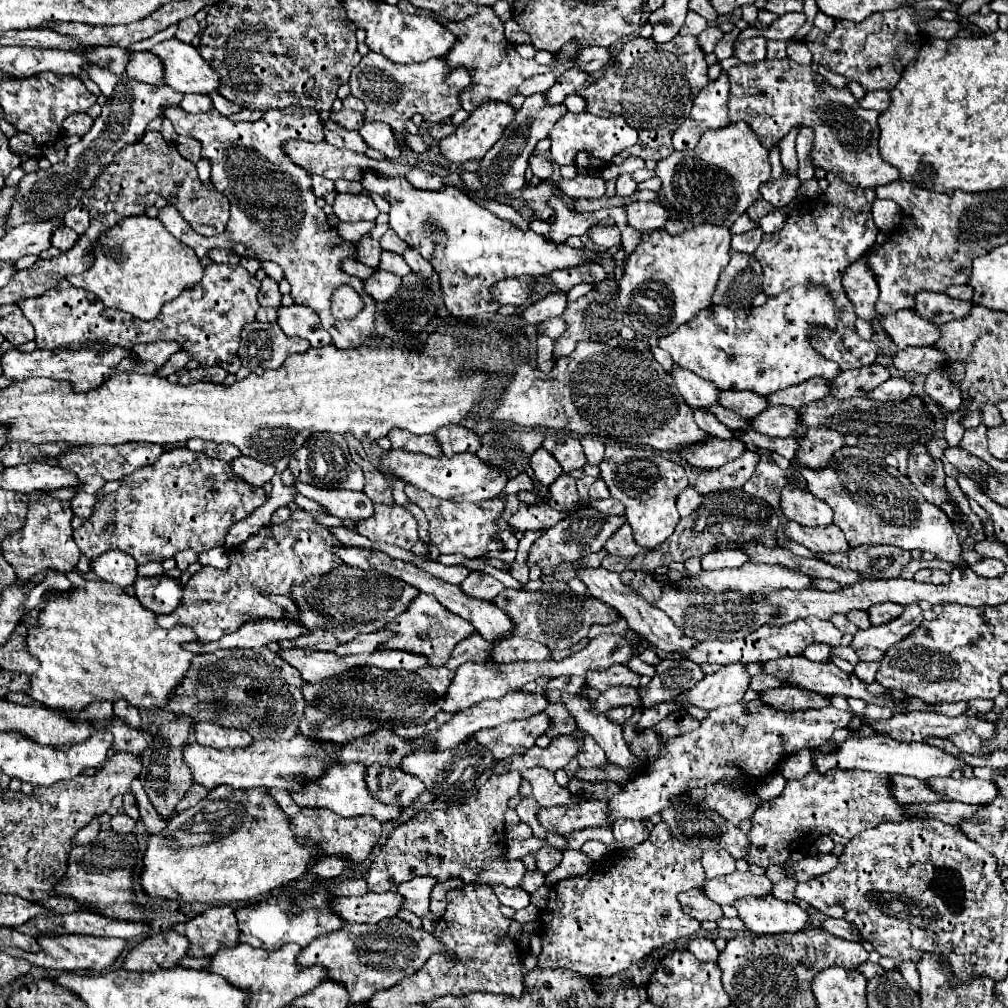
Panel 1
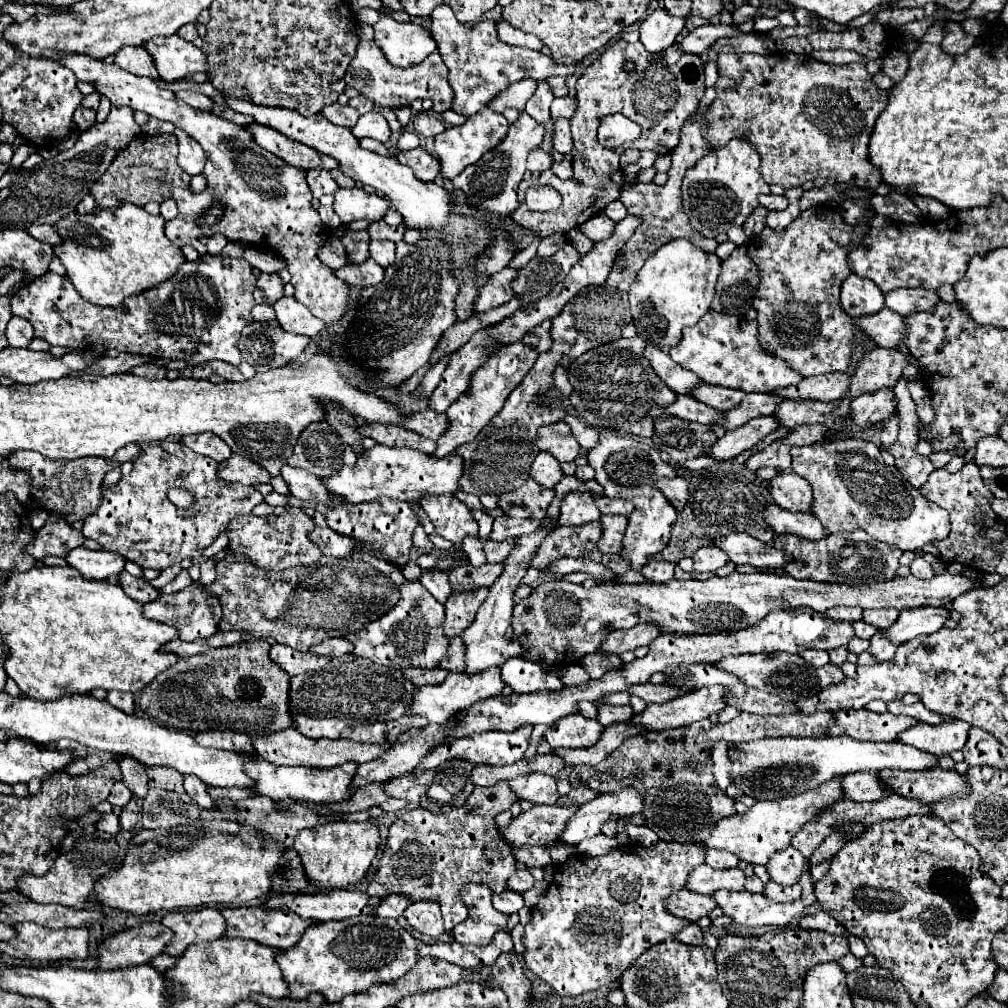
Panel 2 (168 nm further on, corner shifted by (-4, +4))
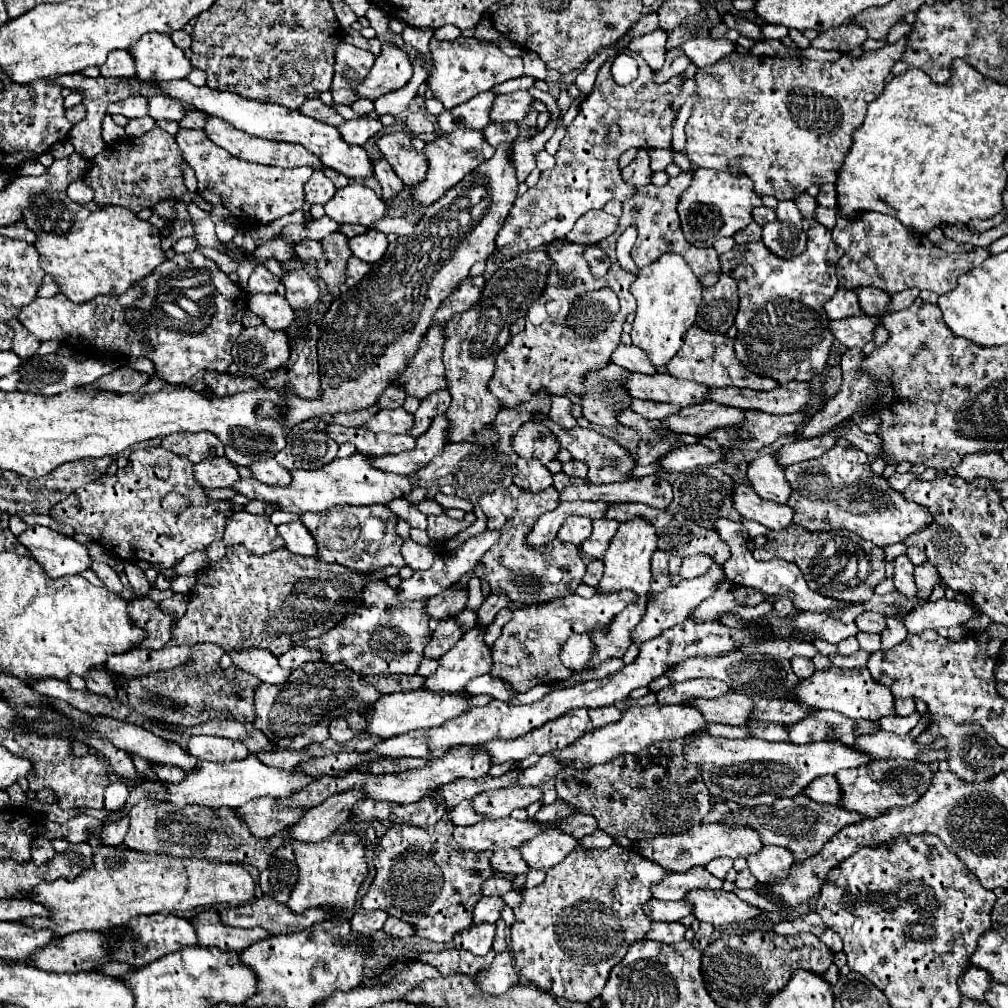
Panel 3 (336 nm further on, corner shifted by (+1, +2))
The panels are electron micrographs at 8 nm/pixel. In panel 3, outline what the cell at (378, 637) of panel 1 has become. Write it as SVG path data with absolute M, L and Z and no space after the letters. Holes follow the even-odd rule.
M296 646L296 648L292 648L280 656L280 666L288 668L288 670L296 670L298 666L302 666L306 662L318 662L318 660L322 660L322 656L314 648Z

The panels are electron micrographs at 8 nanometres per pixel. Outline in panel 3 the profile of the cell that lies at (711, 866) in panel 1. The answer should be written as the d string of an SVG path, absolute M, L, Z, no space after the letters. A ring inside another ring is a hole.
M714 858L710 864L706 864L706 870L718 878L726 878L728 870L732 868L732 860L730 858Z

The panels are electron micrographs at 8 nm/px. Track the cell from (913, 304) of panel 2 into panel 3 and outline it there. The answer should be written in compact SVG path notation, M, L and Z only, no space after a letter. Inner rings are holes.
M856 288L856 292L858 292L860 308L864 310L864 314L876 316L876 318L882 318L886 314L886 308L890 306L888 292L882 292L878 288Z

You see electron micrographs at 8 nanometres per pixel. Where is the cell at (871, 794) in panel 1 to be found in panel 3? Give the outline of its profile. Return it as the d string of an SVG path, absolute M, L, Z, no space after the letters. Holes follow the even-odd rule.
M712 822L712 824L700 824L690 828L684 834L676 834L676 836L656 836L650 840L638 840L636 842L636 850L648 858L654 860L656 864L672 870L672 872L686 872L692 866L704 866L710 860L718 858L718 856L728 856L728 858L748 858L754 852L760 852L762 848L762 838L760 834L750 828L750 826L742 826L742 824L726 824L726 822Z

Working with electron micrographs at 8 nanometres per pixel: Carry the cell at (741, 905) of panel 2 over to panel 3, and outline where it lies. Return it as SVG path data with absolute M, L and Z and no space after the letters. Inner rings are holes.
M692 890L686 900L694 904L692 912L700 922L710 922L714 926L740 924L762 914L760 908L746 904L734 892L724 890Z

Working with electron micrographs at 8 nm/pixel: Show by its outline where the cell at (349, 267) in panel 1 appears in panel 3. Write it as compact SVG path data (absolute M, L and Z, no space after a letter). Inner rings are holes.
M302 240L294 246L296 250L296 256L300 258L318 258L322 254L322 242L316 242L316 240Z

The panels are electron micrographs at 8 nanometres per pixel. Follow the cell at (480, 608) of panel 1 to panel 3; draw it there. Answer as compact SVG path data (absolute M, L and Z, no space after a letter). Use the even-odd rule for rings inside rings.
M292 522L292 524L280 524L278 534L284 538L286 548L294 554L300 556L316 556L316 540L310 534L310 530L302 522Z

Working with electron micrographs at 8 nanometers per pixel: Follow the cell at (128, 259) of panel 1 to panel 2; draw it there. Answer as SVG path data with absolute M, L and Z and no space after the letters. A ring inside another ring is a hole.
M123 204L115 208L97 206L89 214L71 212L63 216L59 222L55 222L53 228L63 238L63 242L53 246L53 250L61 260L61 264L67 268L67 278L71 280L71 284L75 286L81 298L97 306L119 306L123 298L131 294L139 294L141 290L157 286L159 282L165 282L185 262L179 246L169 242L169 238L165 236L163 226L165 226L163 216L153 216L135 204Z

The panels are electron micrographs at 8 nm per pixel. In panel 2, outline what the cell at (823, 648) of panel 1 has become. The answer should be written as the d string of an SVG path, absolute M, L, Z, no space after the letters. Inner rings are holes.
M803 650L803 654L799 654L799 656L815 668L821 668L821 666L829 664L829 654L825 650Z

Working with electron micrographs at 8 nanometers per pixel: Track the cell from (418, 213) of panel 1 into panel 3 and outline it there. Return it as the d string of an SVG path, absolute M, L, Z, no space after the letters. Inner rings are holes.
M170 80L170 82L158 82L158 86L162 88L164 94L182 100L186 104L192 104L196 110L202 110L210 116L218 116L226 122L230 122L234 128L240 128L248 134L254 134L258 138L266 138L266 140L278 140L278 142L292 142L292 144L302 144L306 150L310 150L312 154L316 154L324 166L348 176L348 178L370 178L374 176L374 168L372 162L366 154L366 150L362 146L352 146L346 144L340 136L340 132L334 126L322 124L314 118L304 116L298 110L288 110L280 104L272 104L272 102L258 102L258 100L248 100L242 98L240 94L234 92L220 92L220 90L212 90L208 86L192 86L188 80Z

